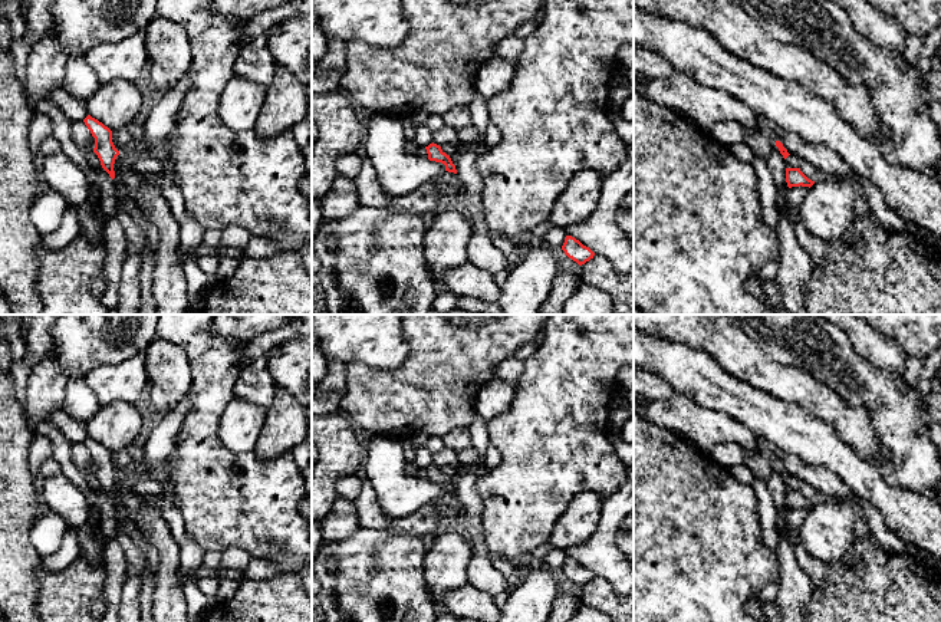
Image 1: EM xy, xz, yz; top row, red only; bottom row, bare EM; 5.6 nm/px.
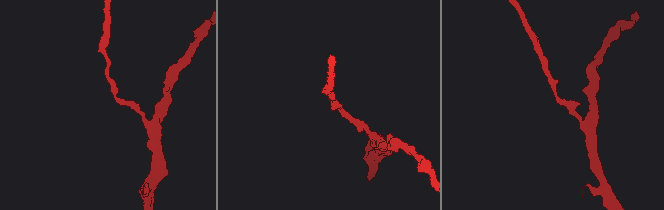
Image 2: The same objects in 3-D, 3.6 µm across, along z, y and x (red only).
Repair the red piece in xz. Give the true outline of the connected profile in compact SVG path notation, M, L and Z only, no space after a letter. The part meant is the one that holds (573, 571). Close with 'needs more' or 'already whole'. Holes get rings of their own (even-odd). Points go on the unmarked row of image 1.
M566 557L562 572L569 580L576 583L579 588L585 586L595 577L595 575L589 569L583 567L572 557Z; already whole

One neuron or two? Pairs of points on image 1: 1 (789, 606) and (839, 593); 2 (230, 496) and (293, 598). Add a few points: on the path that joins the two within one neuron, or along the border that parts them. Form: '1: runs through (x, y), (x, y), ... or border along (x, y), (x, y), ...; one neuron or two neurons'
1: border along (813, 588), (812, 596), (805, 606); two neurons
2: border along (296, 572), (283, 572), (280, 575); two neurons

